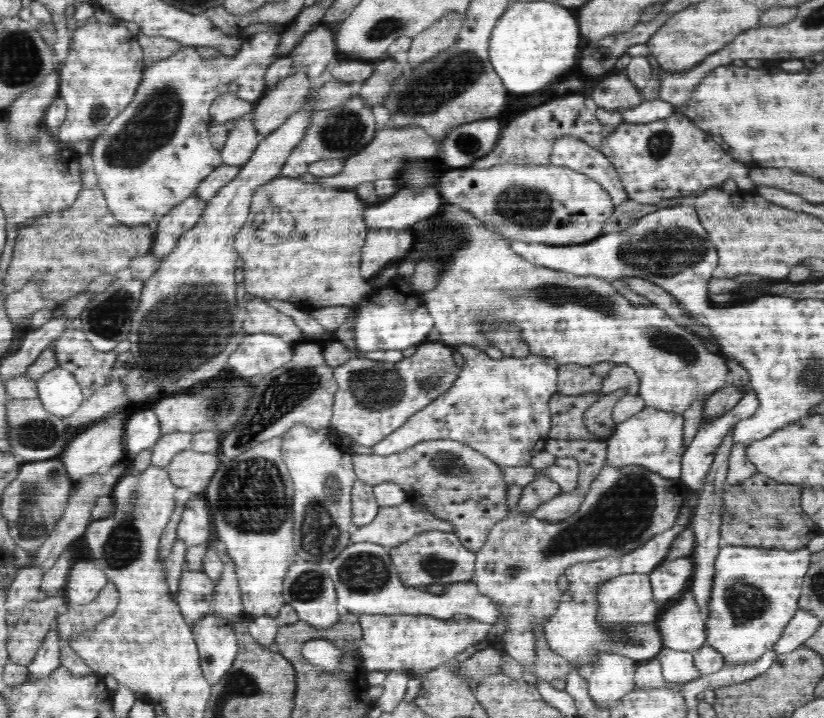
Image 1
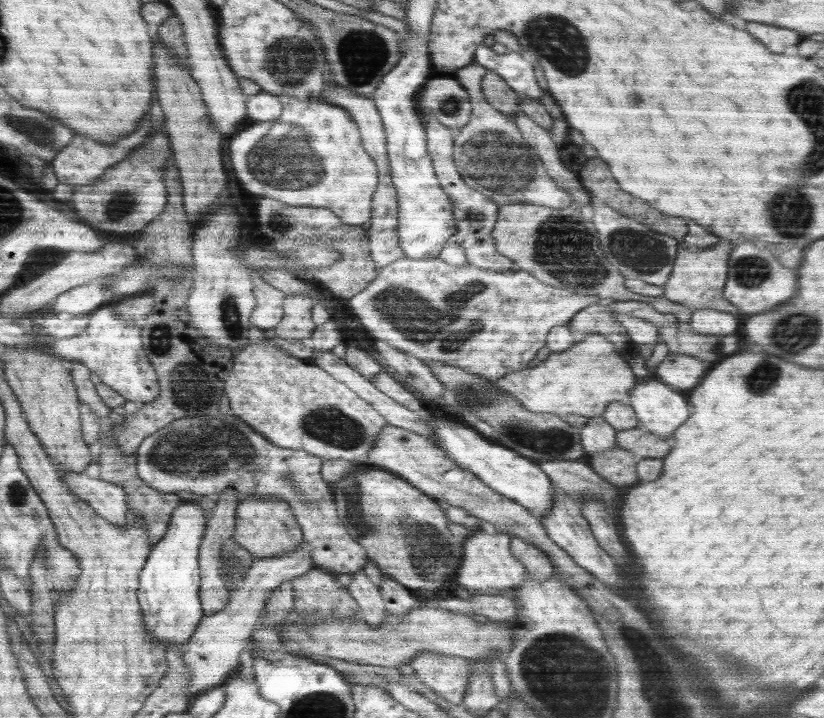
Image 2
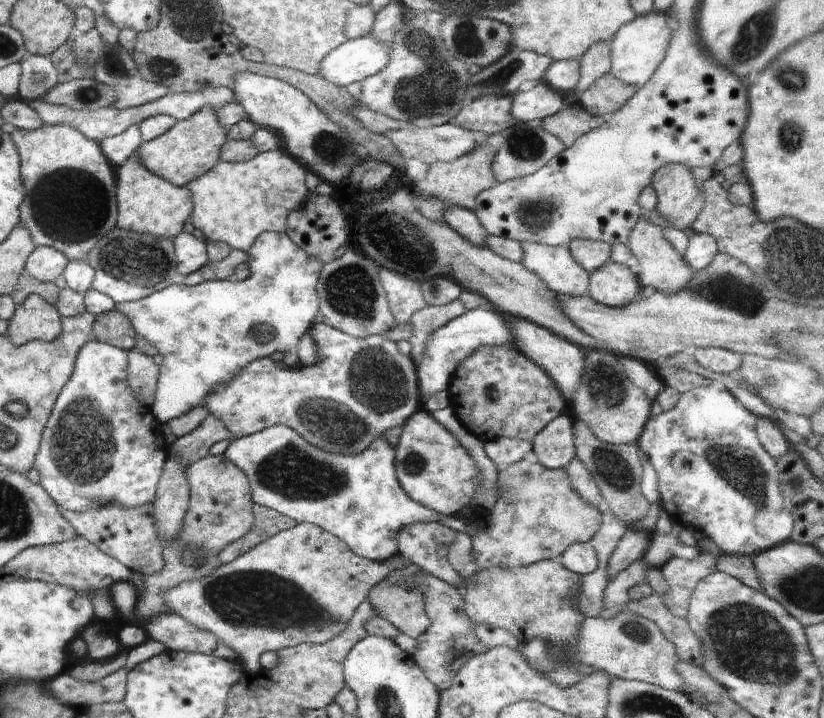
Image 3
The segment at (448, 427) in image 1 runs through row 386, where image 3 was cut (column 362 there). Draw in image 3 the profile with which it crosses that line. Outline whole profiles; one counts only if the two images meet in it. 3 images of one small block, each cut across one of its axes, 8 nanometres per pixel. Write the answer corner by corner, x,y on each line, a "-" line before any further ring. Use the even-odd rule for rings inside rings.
274,425
233,440
224,454
247,476
254,503
274,509
297,523
318,525
344,541
348,548
371,561
384,561
398,553
397,533
416,523
441,523
443,516
418,504
404,492
395,471
395,447
382,436
355,455
329,453
313,447
292,428

